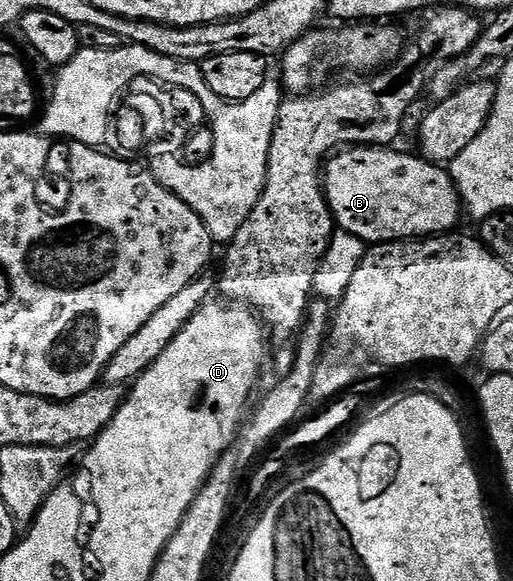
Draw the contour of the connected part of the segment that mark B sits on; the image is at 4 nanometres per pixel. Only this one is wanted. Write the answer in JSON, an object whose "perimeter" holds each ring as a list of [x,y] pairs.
{"perimeter":[[[353,146],[333,153],[322,170],[324,199],[332,209],[339,229],[358,236],[365,244],[419,240],[429,236],[444,236],[460,222],[462,203],[451,173],[443,165],[433,164],[415,153],[403,154],[397,148]]]}

